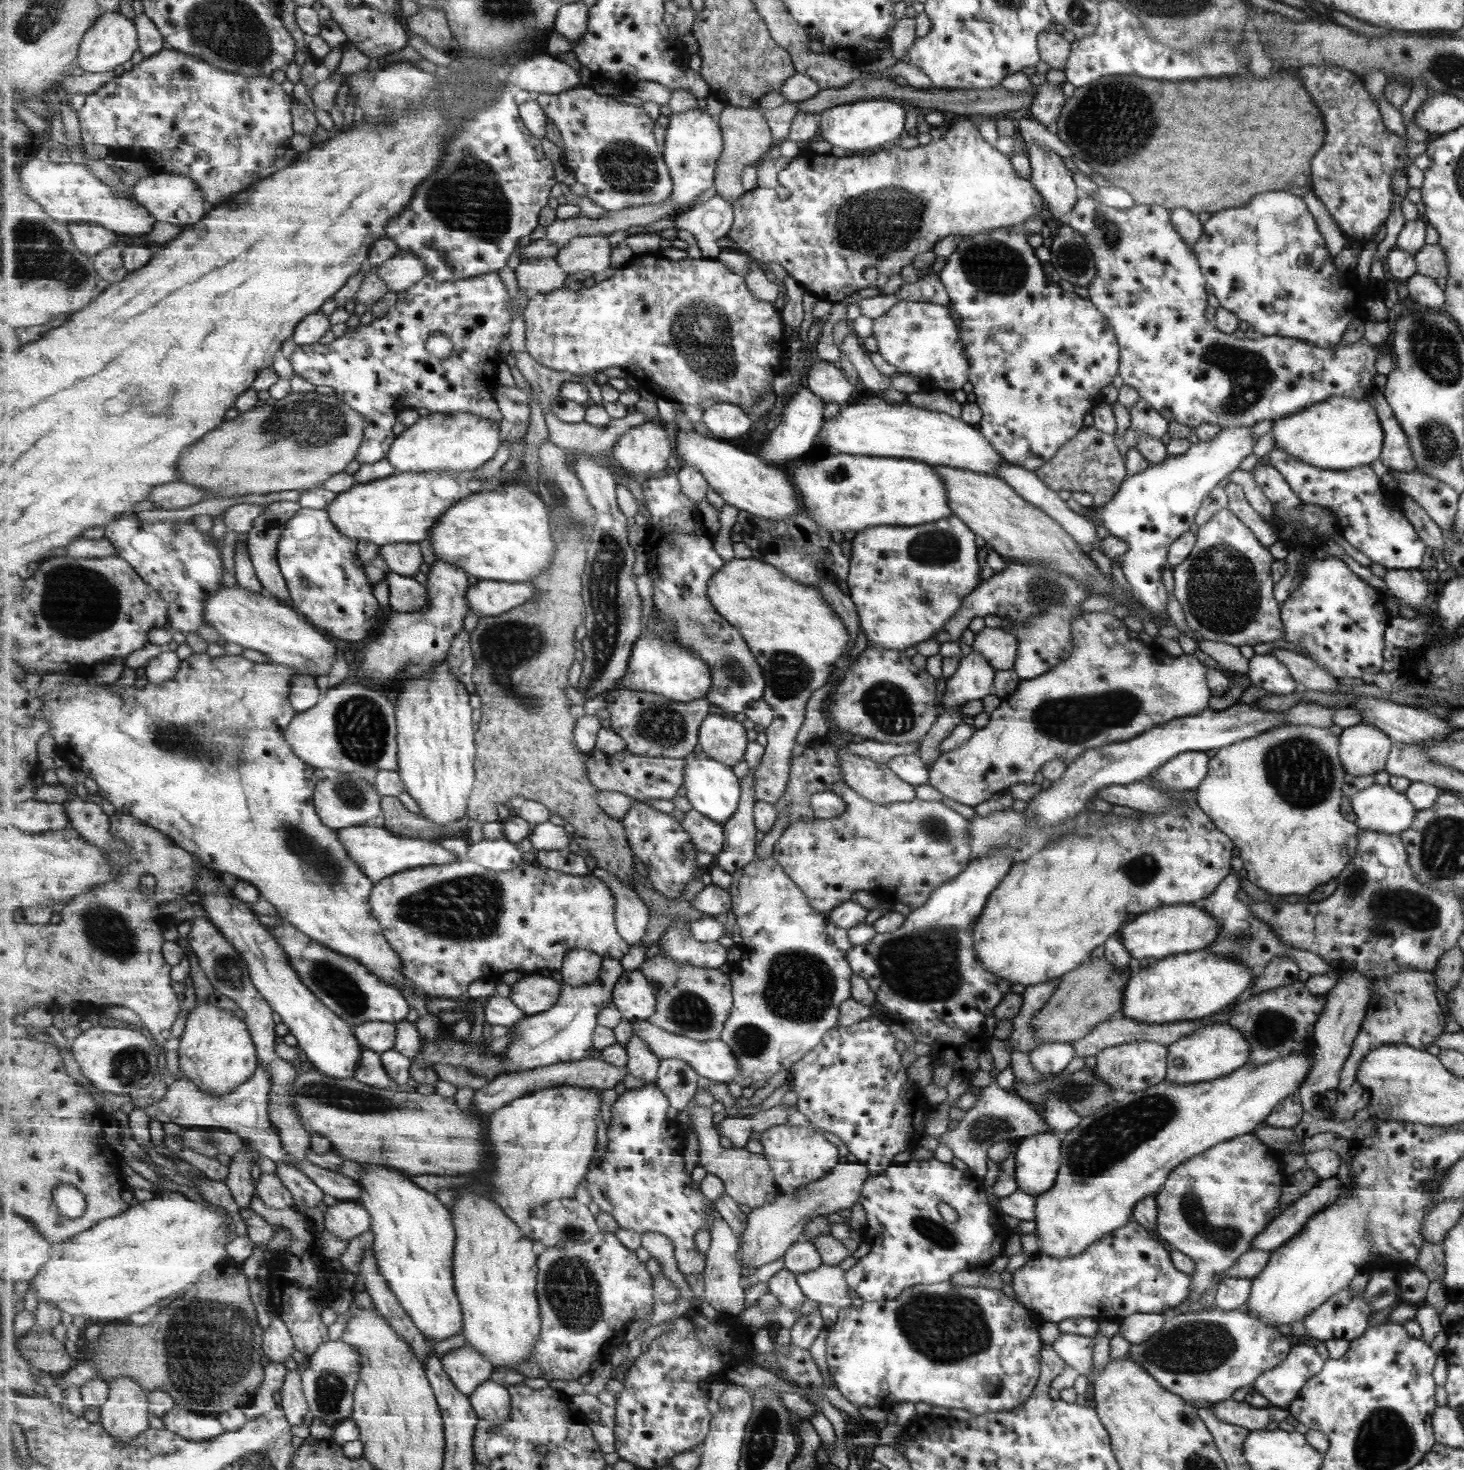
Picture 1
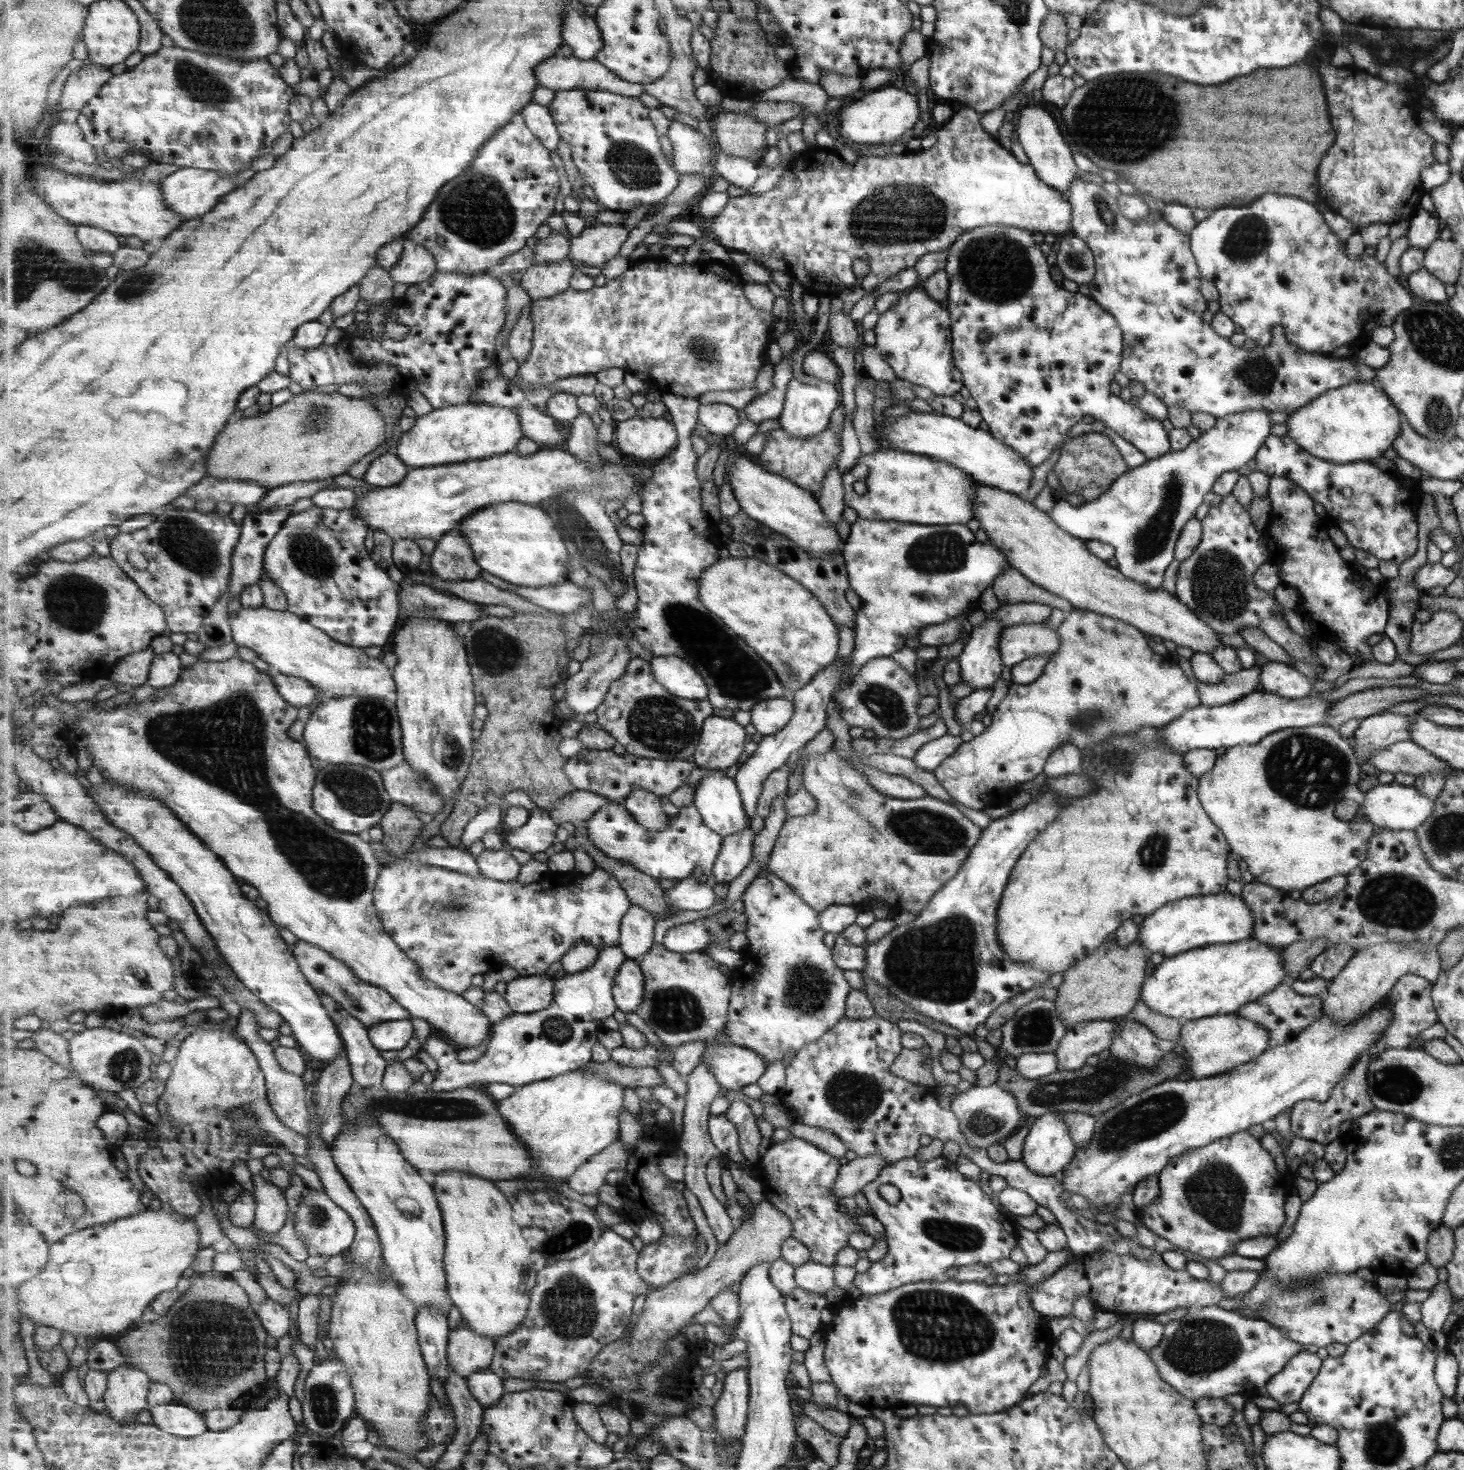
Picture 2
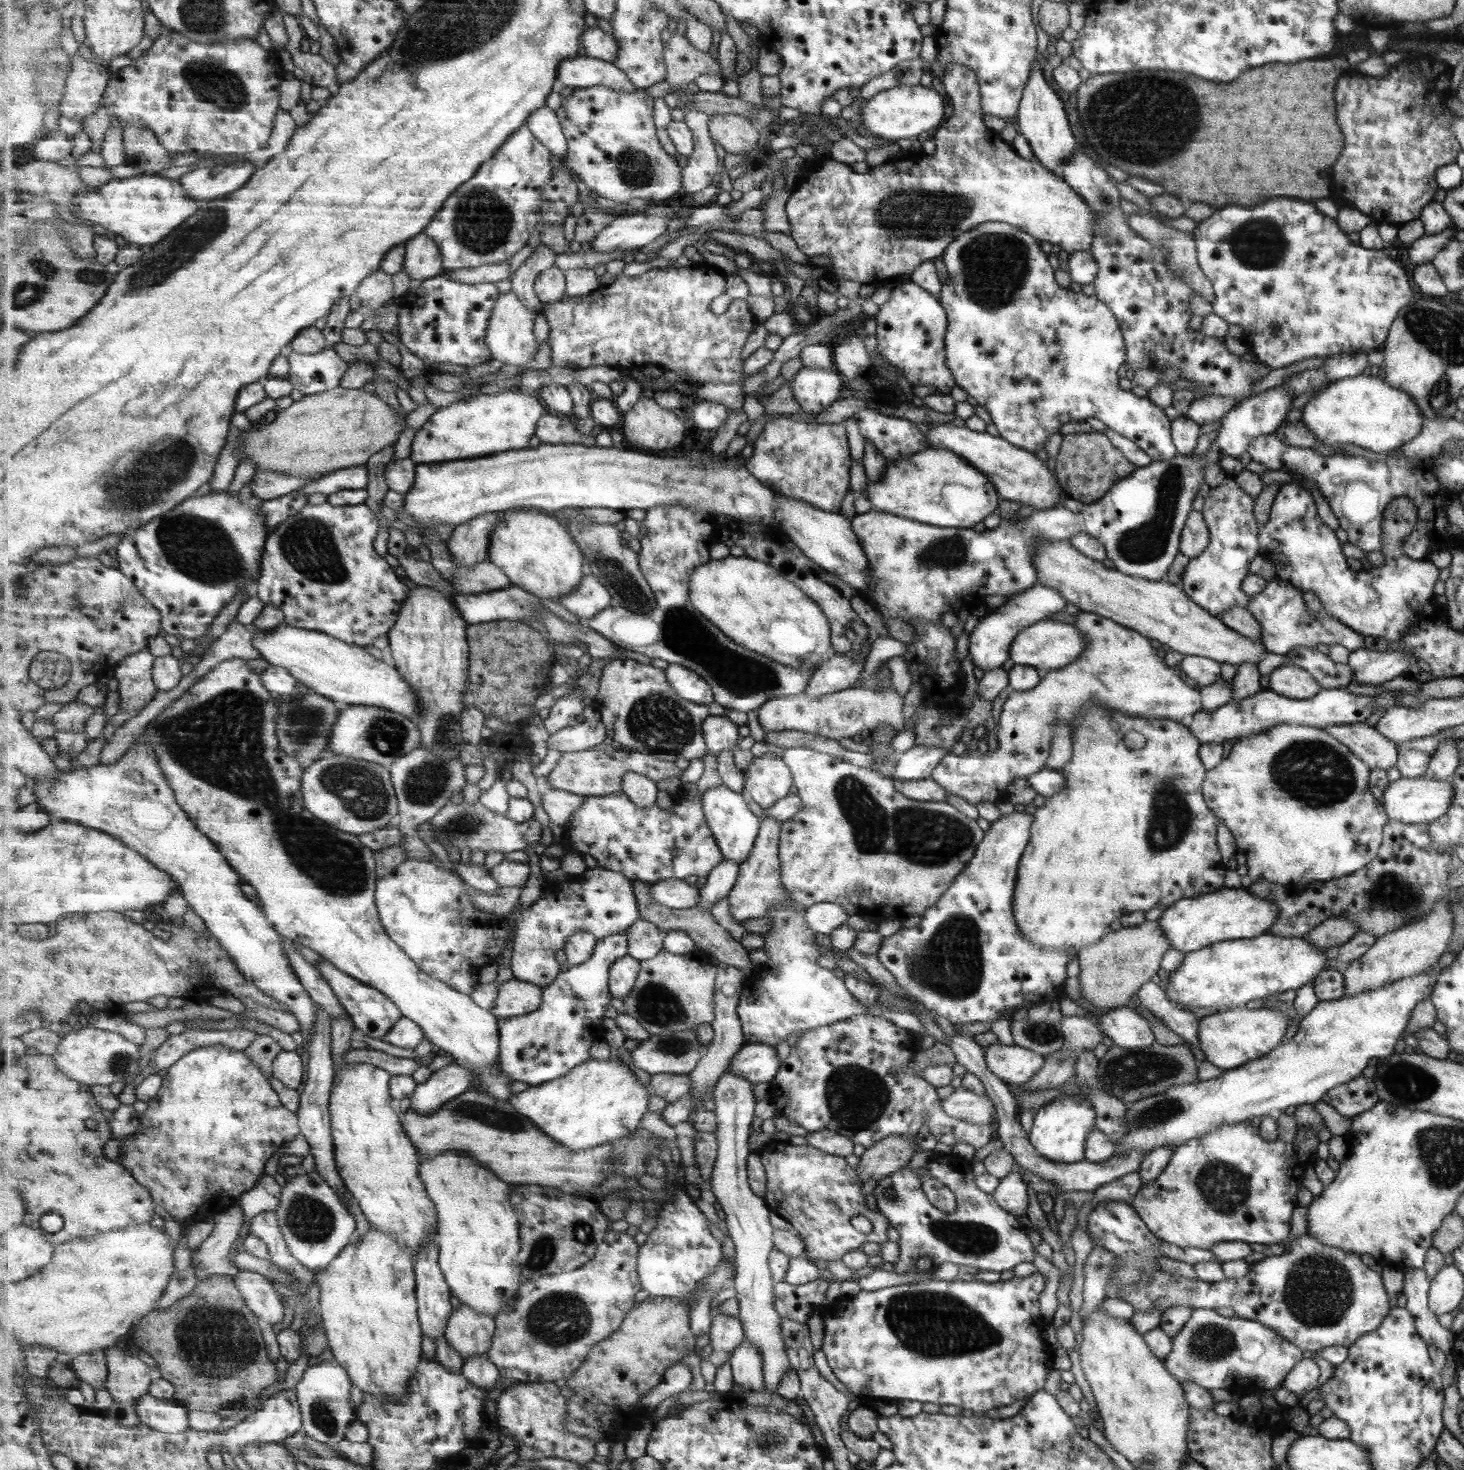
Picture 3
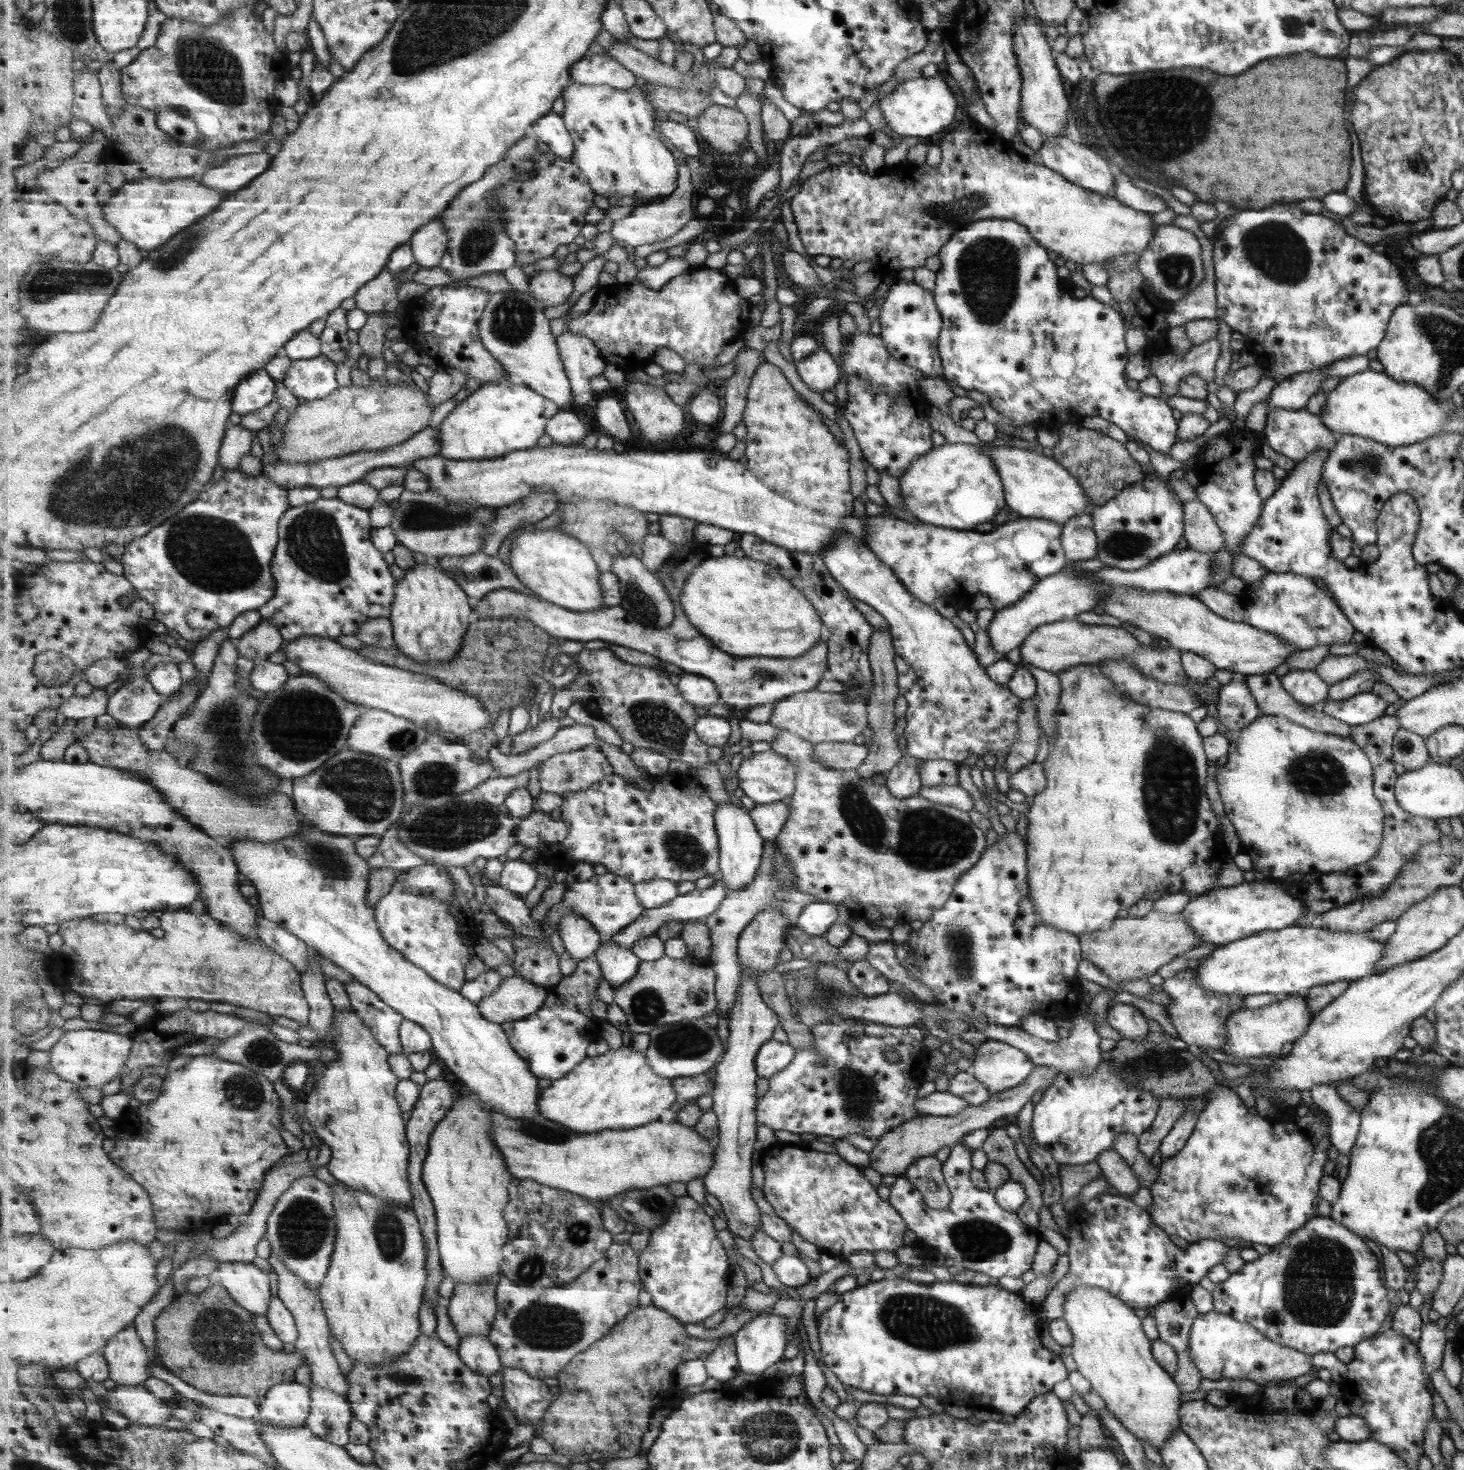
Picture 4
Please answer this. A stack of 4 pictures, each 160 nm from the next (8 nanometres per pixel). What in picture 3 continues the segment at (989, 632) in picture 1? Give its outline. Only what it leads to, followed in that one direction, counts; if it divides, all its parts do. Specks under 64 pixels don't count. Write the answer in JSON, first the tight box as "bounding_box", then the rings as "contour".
{"bounding_box":[1009,619,1085,674],"contour":[[[1043,619],[1027,626],[1015,636],[1010,646],[1009,657],[1014,665],[1034,667],[1039,674],[1043,674],[1069,665],[1085,649],[1085,644],[1085,635],[1072,624]]]}

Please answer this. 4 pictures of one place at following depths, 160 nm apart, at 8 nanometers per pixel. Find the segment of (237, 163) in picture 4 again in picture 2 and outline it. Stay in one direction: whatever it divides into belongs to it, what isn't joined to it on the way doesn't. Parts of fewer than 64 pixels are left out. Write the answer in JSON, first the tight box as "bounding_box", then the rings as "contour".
{"bounding_box":[162,167,257,223],"contour":[[[195,167],[180,168],[162,180],[163,200],[182,218],[183,223],[187,220],[195,220],[195,218],[211,212],[217,206],[217,202],[221,200],[221,196],[225,196],[225,194],[231,193],[231,190],[239,188],[241,184],[249,182],[257,173],[257,171],[249,169],[240,172],[236,178],[230,178],[230,176],[222,176],[213,170]]]}

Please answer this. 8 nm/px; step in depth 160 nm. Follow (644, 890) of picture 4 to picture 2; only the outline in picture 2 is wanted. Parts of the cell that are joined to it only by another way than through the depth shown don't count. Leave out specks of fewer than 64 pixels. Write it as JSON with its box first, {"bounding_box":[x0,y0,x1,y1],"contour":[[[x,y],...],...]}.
{"bounding_box":[666,876,717,912],"contour":[[[691,876],[676,881],[674,887],[667,891],[666,900],[681,911],[701,912],[711,910],[717,904],[717,894],[714,887]]]}

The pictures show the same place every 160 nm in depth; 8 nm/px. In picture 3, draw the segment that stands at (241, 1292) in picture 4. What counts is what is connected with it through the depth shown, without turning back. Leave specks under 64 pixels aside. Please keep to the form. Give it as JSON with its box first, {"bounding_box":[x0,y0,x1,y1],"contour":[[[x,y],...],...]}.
{"bounding_box":[233,1271,285,1325],"contour":[[[240,1271],[233,1276],[235,1286],[242,1292],[250,1310],[267,1325],[283,1322],[285,1318],[285,1304],[281,1295],[273,1288],[271,1280],[257,1272]]]}

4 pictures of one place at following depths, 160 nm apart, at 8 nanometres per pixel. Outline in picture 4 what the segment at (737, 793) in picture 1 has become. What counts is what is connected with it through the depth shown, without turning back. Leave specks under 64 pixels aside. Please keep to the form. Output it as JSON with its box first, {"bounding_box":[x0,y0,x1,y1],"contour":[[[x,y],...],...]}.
{"bounding_box":[715,802,765,892],"contour":[[[733,802],[718,804],[715,812],[715,823],[718,824],[720,841],[720,872],[719,878],[723,879],[728,886],[728,892],[743,890],[751,881],[754,881],[758,868],[762,865],[765,840],[759,834],[758,827],[751,813],[743,807],[739,808]]]}

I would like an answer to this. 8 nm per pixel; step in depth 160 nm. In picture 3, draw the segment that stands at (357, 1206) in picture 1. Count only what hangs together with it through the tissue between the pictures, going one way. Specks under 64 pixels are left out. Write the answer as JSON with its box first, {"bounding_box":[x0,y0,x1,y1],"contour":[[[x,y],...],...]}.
{"bounding_box":[276,1169,357,1272],"contour":[[[316,1169],[310,1174],[294,1175],[286,1181],[285,1187],[282,1189],[282,1201],[276,1211],[291,1254],[311,1272],[325,1271],[331,1262],[334,1262],[339,1254],[342,1254],[343,1250],[353,1243],[355,1230],[357,1230],[355,1216],[347,1210],[331,1183],[323,1178]]]}

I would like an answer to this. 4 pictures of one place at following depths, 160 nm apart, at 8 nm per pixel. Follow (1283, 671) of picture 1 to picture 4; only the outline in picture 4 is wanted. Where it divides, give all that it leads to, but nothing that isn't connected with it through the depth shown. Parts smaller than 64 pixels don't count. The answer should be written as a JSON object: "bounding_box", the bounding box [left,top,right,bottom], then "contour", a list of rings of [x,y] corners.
{"bounding_box":[1280,670,1329,706],"contour":[[[1291,670],[1280,677],[1283,690],[1291,698],[1302,705],[1317,706],[1329,697],[1329,688],[1326,682],[1315,670]]]}

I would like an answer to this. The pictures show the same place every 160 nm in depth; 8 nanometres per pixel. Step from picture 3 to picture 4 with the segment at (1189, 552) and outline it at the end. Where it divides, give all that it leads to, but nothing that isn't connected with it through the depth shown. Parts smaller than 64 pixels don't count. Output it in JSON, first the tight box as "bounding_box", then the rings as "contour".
{"bounding_box":[1183,499,1224,554],"contour":[[[1193,499],[1183,503],[1183,538],[1186,548],[1197,550],[1199,554],[1216,551],[1222,547],[1224,540],[1220,530],[1208,513],[1207,507]]]}

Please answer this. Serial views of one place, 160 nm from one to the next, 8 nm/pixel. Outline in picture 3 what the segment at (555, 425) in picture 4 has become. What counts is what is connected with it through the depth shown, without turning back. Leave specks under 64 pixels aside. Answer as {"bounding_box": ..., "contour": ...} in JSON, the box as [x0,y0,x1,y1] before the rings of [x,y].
{"bounding_box":[536,412,598,446],"contour":[[[547,412],[541,420],[536,436],[541,444],[580,444],[585,446],[598,446],[595,435],[587,436],[579,433],[577,422],[567,415],[557,415]]]}

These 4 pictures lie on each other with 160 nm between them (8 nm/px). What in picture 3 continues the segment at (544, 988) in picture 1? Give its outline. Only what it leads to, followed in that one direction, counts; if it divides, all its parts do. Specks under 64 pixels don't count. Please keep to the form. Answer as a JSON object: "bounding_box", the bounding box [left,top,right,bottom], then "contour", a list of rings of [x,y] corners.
{"bounding_box":[491,977,544,1019],"contour":[[[513,977],[499,987],[495,1008],[491,1010],[499,1019],[523,1016],[541,1008],[544,997],[542,986]]]}

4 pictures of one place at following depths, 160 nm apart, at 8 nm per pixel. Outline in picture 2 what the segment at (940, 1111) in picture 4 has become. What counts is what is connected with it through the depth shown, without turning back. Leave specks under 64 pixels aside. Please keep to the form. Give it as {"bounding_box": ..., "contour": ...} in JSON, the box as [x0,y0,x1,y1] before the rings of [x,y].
{"bounding_box":[950,1083,1026,1148],"contour":[[[997,1083],[987,1086],[972,1086],[969,1089],[952,1094],[950,1110],[957,1116],[960,1131],[970,1146],[986,1148],[990,1144],[1002,1143],[1011,1137],[1024,1124],[1026,1118],[1017,1108],[1011,1093],[1001,1090]]]}

